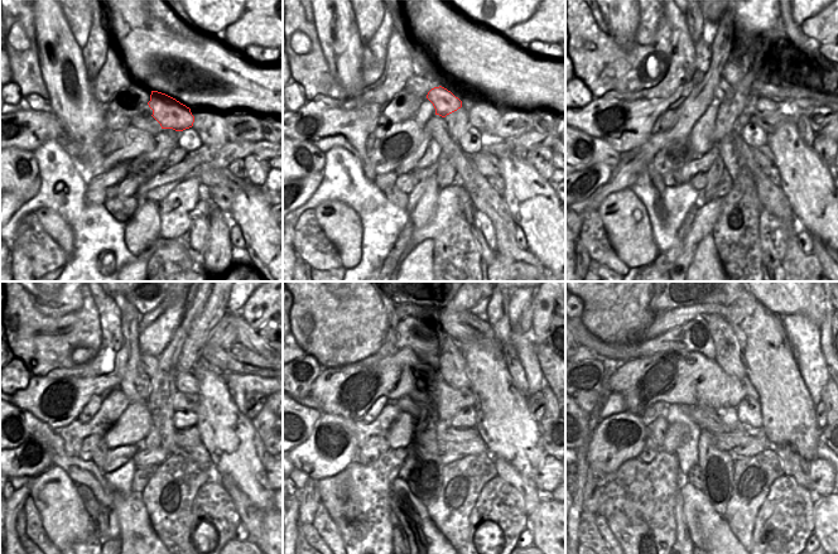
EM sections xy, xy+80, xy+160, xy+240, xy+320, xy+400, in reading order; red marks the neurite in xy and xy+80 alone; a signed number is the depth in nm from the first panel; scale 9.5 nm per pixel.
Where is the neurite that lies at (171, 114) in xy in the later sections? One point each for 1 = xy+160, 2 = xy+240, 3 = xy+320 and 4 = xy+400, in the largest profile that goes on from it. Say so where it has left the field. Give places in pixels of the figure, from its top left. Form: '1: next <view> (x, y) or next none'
1: next xy+160 (722, 91)
2: next xy+240 (149, 362)
3: next xy+320 (409, 333)
4: next xy+400 (694, 335)

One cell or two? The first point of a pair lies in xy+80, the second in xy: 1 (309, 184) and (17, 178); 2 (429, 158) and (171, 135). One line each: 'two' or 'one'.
1: two
2: one

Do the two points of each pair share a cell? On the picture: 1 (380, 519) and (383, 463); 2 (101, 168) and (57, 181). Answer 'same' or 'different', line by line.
1: same
2: different

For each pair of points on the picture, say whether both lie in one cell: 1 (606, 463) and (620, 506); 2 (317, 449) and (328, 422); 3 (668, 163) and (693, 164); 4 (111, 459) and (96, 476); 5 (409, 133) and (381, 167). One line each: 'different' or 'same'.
1: different
2: same
3: different
4: different
5: same

